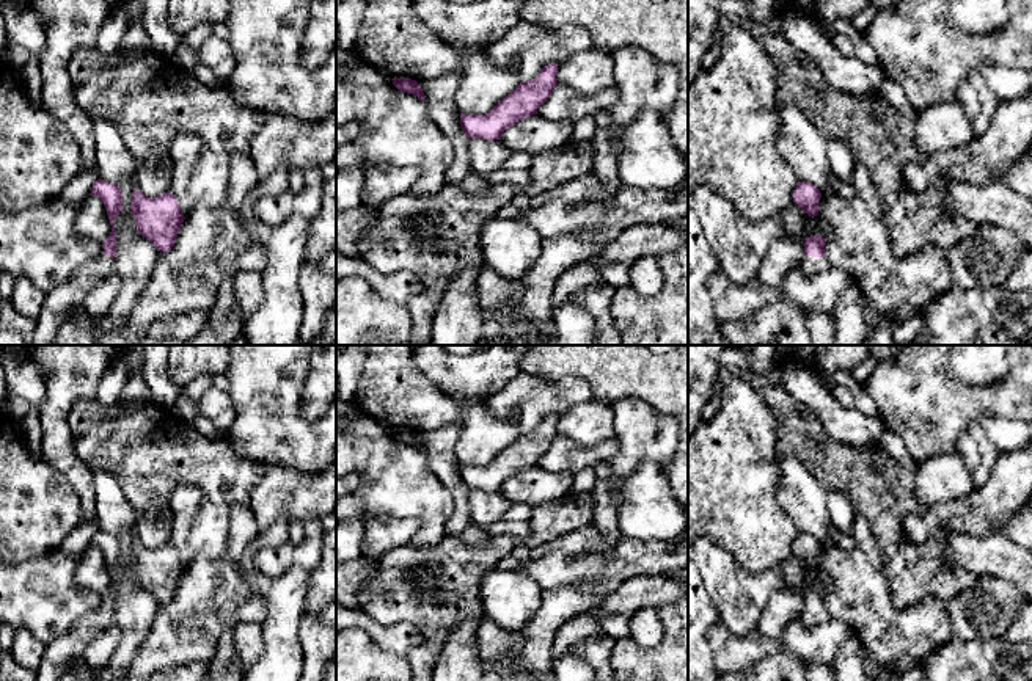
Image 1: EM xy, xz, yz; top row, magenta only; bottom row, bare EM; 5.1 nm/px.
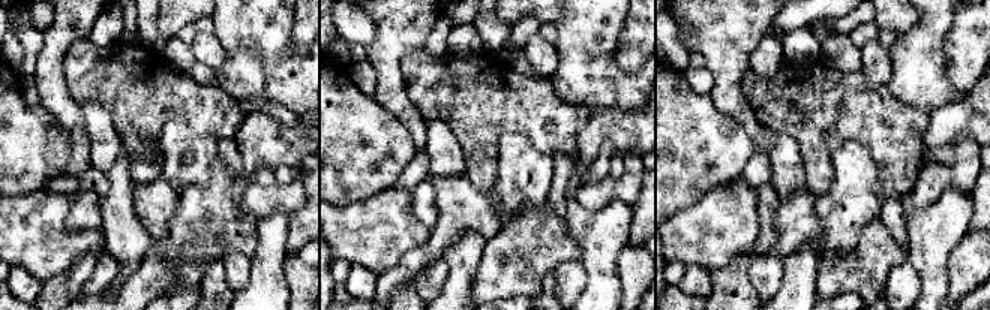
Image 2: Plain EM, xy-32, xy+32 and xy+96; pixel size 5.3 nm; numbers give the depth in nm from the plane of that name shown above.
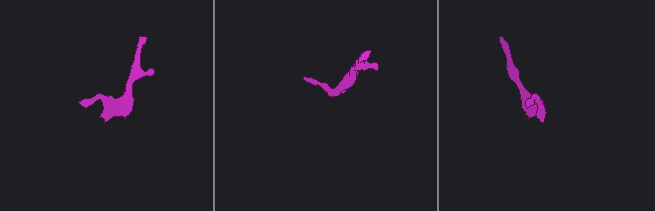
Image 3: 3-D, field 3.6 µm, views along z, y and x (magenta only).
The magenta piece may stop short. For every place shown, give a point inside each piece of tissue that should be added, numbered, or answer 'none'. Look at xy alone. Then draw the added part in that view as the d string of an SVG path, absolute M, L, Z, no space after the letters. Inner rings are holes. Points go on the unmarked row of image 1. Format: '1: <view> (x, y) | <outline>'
1: xy (58, 656) | M105 606L82 617L66 635L46 645L35 681L60 681L74 662L83 659L86 646L113 623L115 610Z

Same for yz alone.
1: yz (811, 617) | M804 607L801 618L800 618L807 628L814 628L818 625L823 625L829 620L829 614L826 609L812 609Z

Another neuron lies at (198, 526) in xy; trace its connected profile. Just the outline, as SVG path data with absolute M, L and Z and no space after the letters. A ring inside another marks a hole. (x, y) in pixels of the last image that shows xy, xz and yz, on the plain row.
M187 482L170 497L171 538L181 565L187 568L196 555L218 559L228 546L229 507L214 504L199 488Z

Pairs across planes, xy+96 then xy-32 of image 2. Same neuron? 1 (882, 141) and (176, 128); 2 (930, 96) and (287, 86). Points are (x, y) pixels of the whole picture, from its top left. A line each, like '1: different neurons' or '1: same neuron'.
1: different neurons
2: same neuron

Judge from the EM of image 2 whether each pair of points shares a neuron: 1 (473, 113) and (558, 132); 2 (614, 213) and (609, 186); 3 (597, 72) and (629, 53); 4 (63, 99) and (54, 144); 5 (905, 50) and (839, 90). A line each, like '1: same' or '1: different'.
1: same
2: different
3: different
4: different
5: different

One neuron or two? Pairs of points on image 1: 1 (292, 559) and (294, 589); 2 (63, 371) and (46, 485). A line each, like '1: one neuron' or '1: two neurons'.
1: two neurons
2: two neurons

